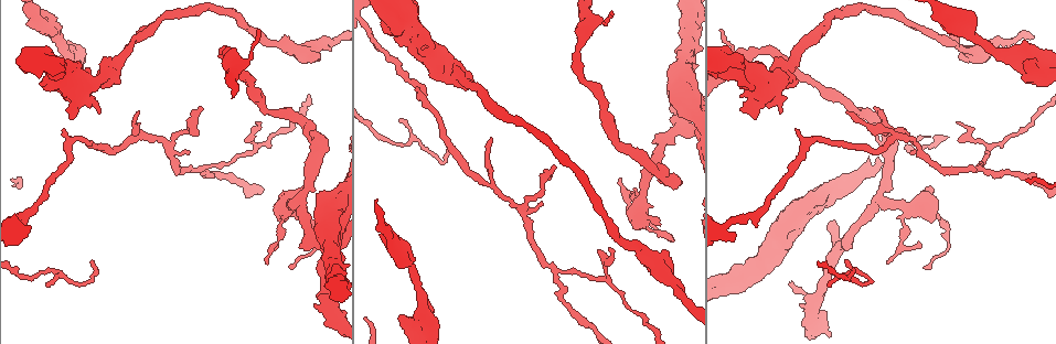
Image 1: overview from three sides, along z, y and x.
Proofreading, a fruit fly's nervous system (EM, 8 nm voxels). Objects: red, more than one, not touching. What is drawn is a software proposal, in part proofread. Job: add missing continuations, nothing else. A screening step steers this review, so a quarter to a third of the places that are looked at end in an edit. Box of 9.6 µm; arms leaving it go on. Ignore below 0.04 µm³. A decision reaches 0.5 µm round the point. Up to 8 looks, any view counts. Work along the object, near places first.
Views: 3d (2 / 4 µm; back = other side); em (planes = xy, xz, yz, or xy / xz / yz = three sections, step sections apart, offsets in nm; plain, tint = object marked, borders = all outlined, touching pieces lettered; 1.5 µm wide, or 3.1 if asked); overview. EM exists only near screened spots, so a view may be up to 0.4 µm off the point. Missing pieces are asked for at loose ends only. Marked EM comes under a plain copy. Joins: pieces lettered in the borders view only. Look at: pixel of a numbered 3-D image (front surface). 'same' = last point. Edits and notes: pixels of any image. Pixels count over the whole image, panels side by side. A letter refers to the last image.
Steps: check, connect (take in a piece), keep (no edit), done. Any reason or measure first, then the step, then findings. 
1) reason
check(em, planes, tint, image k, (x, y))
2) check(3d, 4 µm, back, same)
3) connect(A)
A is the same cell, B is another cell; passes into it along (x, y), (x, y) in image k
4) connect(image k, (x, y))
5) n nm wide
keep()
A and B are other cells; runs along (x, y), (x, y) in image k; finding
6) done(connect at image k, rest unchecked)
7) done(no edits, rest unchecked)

thick end
check(3d, 4 µm, image 1, (809, 191))

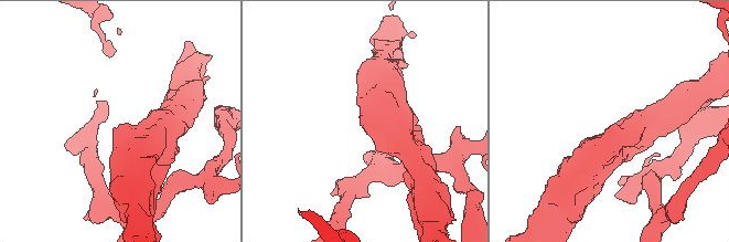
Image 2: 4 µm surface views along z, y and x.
now the EM
check(em, yz, step 4, tint, image 2, (120, 124))

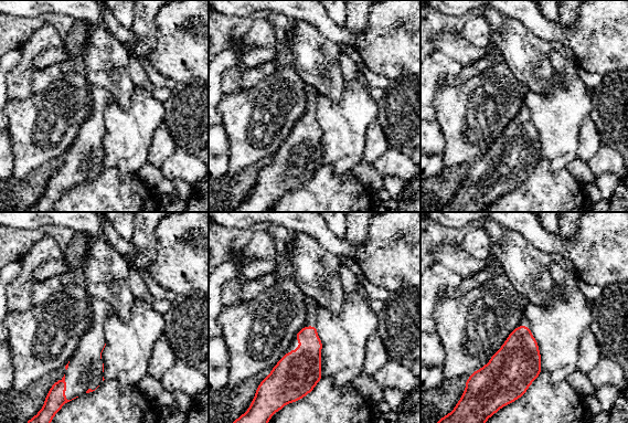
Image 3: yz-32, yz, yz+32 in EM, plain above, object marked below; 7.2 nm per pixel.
cut it another way
check(em, planes, borders, same)

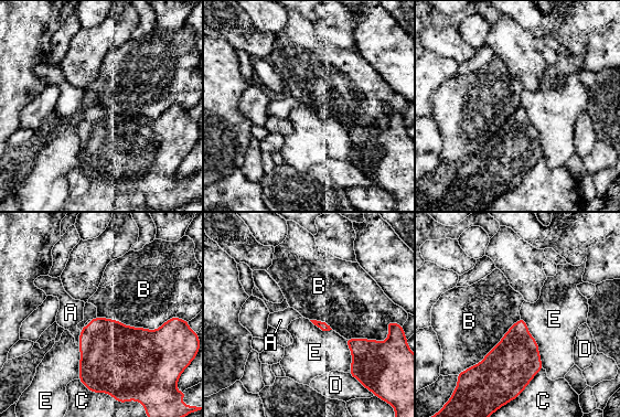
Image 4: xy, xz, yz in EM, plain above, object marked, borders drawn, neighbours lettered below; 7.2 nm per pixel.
connect(A)
A is the same cell, B, C, D and E are other cells; passes into it along (110, 352), (79, 339), (71, 312) in image 4; the neuron continues

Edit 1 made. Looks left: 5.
check(overview)

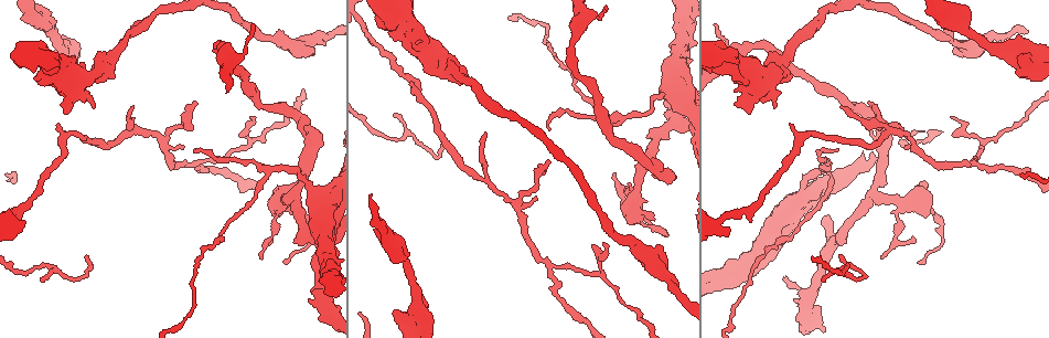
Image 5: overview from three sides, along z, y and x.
thick end
check(em, xy, step 4, borders, image 5, (1020, 56))

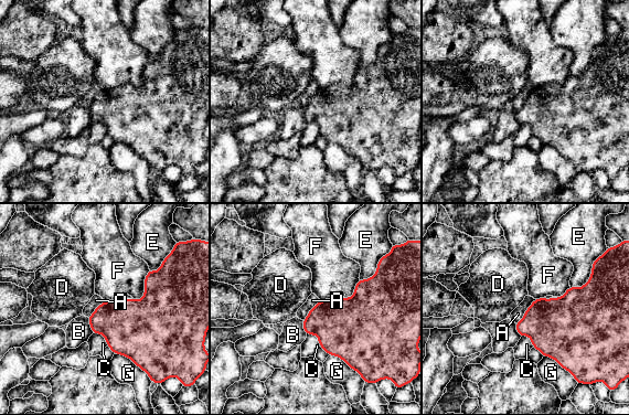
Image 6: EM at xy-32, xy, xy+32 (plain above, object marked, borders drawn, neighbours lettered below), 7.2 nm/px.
keep()
A, B, C, D, E, F and G are other cells; border along (149, 269), (144, 296), (134, 299) in image 6; no lettered piece goes on from it

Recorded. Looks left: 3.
branch stops here
check(3d, 4 µm, image 5, (735, 104))

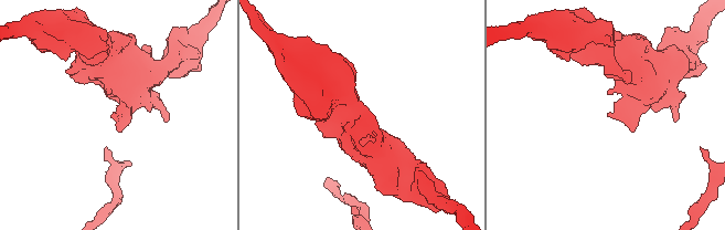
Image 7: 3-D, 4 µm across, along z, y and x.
now the EM
check(em, xy, step 4, tint, image 7, (610, 113))

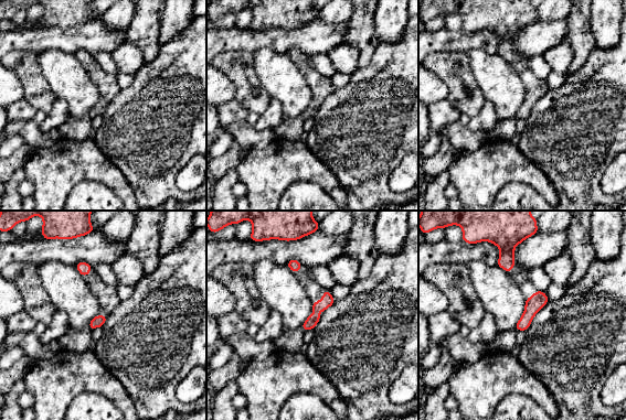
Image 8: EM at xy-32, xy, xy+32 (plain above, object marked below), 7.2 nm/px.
cut it another way
check(em, planes, borders, same)

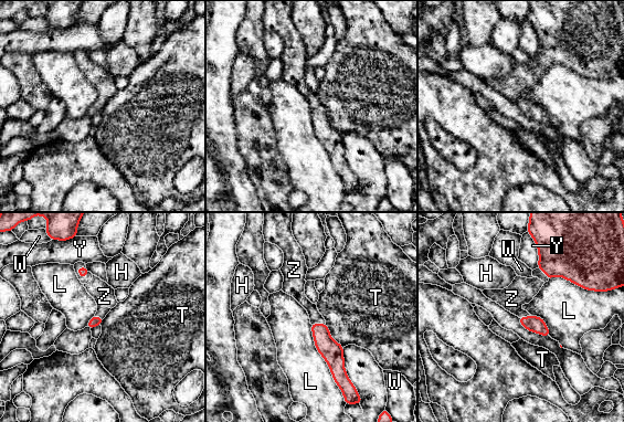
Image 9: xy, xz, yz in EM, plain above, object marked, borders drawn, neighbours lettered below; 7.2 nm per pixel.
L touches over 550 nm
connect(Z)
Z is the same cell, H, L, T, W and Y are other cells; passes into it along (332, 352), (318, 324), (315, 316) in image 9; it goes on there

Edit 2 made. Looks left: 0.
done(connect at image 4, connect at image 9, rest unchecked)

